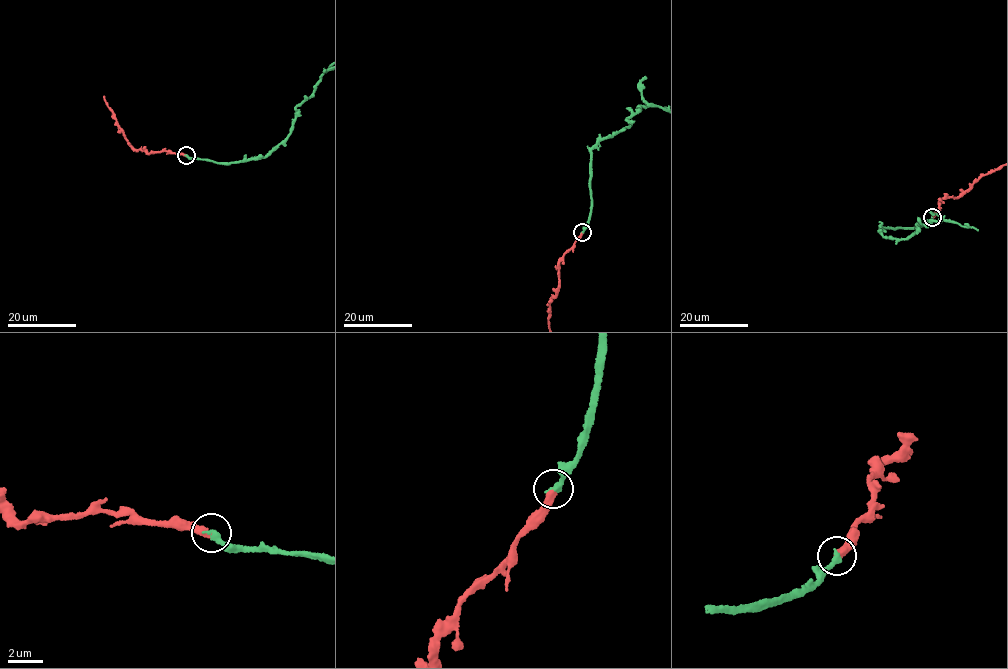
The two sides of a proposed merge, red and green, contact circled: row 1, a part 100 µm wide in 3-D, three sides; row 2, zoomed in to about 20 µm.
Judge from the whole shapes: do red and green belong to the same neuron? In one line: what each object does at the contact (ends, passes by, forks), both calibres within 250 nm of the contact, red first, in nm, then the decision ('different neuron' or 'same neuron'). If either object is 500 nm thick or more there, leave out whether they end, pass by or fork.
red ends; green ends; calibres 420 and 360 nm; same neuron

